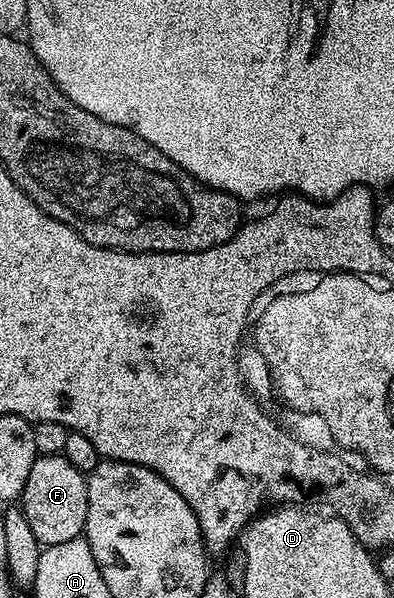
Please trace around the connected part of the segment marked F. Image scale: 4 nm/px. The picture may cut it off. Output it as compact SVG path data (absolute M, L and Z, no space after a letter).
M43 454L32 464L32 472L28 472L28 484L24 484L20 509L24 516L28 516L28 524L44 548L83 537L88 516L86 480L87 475L72 468L70 461L60 454Z

